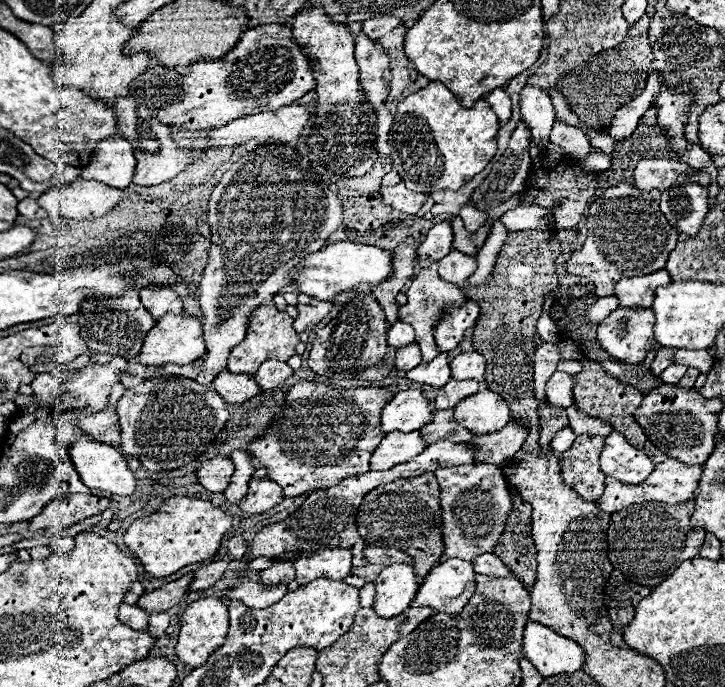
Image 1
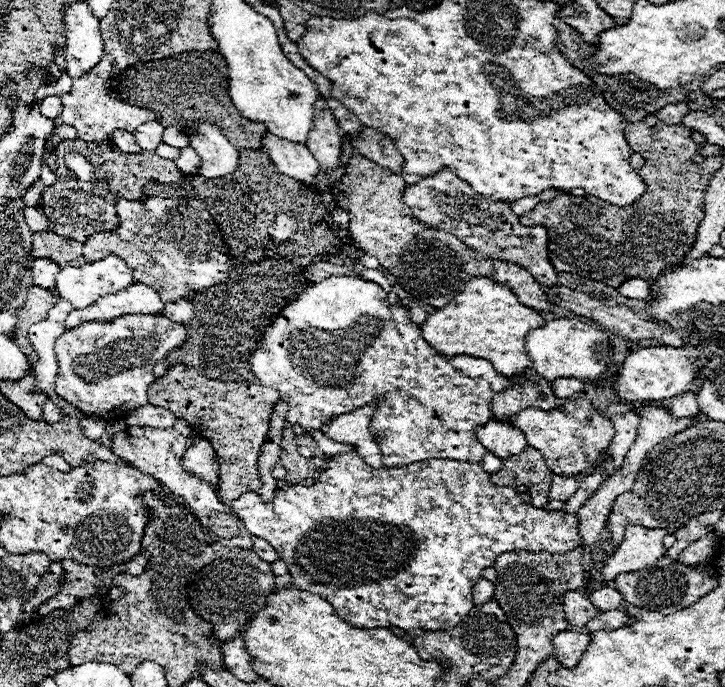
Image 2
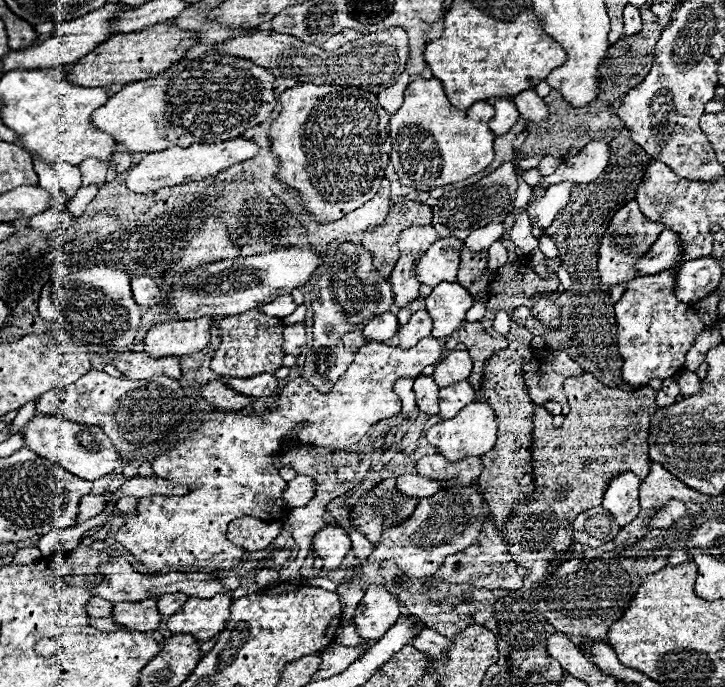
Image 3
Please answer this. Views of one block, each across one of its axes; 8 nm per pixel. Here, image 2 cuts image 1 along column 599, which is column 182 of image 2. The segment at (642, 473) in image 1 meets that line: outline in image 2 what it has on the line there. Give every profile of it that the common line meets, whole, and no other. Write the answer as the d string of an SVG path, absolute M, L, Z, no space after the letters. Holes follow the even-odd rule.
M202 438L186 450L182 464L186 470L194 472L196 476L204 480L212 480L210 484L216 490L218 488L218 466L212 462L212 456L214 456L212 444L206 438Z

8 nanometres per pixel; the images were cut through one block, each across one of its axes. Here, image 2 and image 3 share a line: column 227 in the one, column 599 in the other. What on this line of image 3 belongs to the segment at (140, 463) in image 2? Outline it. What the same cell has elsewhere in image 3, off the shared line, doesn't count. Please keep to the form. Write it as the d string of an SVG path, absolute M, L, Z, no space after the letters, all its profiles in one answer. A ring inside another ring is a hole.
M594 506L594 508L582 512L574 520L572 528L574 528L574 540L578 544L592 546L592 548L598 548L598 546L614 540L614 536L620 532L620 526L612 520L612 514L608 514L600 506Z

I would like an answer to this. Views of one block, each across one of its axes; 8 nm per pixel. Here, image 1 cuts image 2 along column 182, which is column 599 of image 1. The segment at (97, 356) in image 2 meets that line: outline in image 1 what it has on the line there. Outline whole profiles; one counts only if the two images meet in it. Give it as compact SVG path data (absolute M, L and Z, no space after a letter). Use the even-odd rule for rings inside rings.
M618 308L614 310L606 320L598 326L598 342L608 354L624 364L640 364L650 350L658 352L662 346L656 344L656 338L652 336L652 324L654 316L648 308Z

